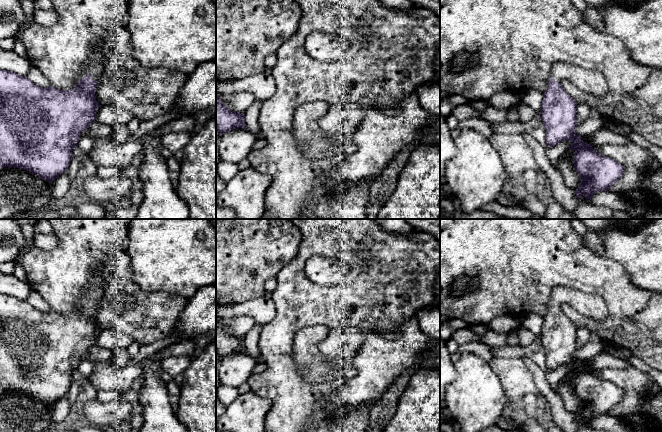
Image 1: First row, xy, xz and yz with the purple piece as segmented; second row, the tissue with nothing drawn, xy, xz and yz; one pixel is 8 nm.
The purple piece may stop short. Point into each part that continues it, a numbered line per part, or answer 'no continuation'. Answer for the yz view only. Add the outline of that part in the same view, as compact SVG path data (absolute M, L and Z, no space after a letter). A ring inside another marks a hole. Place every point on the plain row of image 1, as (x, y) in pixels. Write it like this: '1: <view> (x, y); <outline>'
1: yz (589, 305); M555 286L549 301L553 301L559 307L564 303L569 304L583 316L595 320L604 320L608 315L606 303L601 296L584 293L571 287Z

